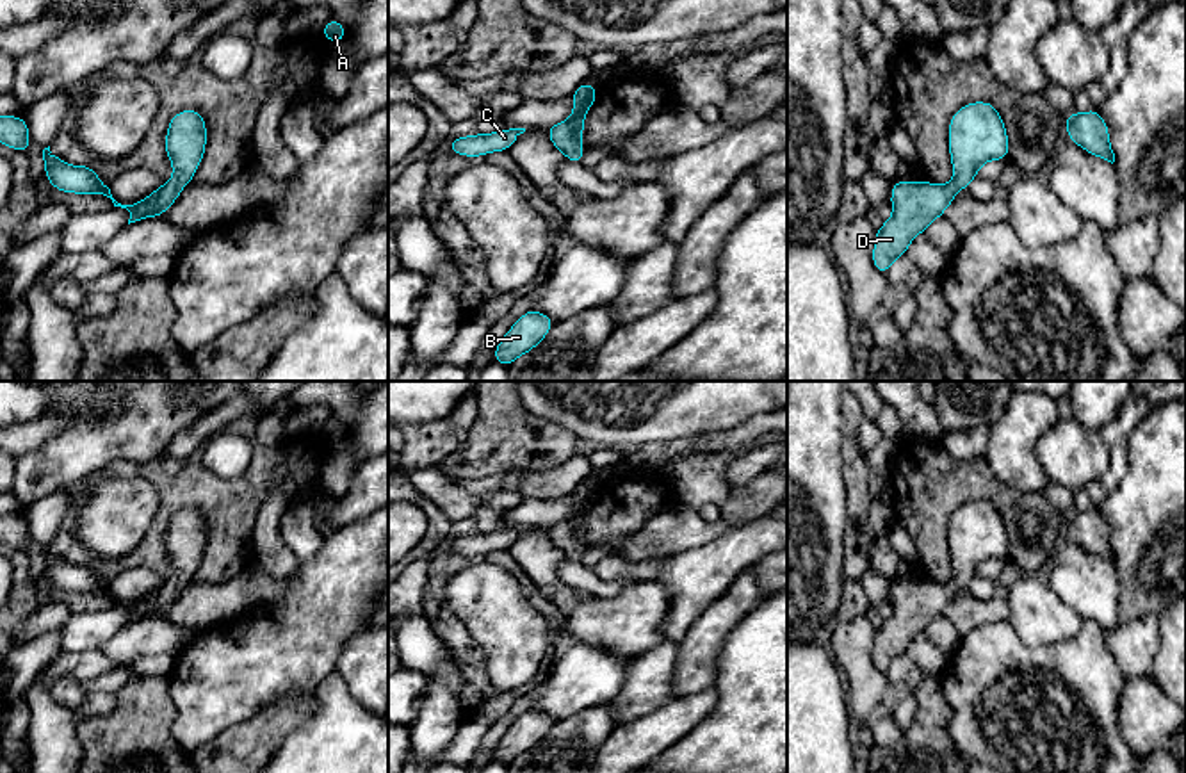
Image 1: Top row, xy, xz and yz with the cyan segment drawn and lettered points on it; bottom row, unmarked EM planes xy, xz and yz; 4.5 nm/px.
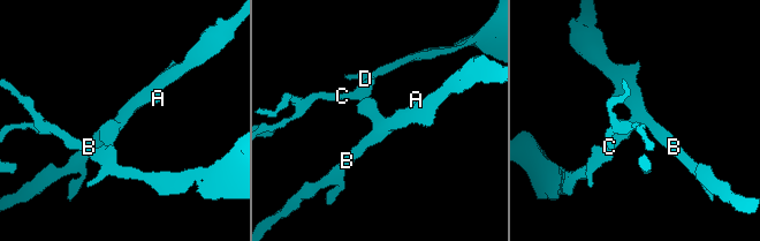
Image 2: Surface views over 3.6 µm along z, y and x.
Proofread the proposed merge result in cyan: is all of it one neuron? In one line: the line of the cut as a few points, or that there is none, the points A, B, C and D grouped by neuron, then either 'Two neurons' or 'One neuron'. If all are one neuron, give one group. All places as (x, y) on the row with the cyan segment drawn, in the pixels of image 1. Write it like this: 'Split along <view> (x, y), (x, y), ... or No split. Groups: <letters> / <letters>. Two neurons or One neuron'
No split. Groups: A B C D. One neuron

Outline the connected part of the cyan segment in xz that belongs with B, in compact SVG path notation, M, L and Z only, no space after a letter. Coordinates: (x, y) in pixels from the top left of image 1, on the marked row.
M531 308L502 337L493 351L493 360L508 367L534 349L552 328L554 321L548 315Z

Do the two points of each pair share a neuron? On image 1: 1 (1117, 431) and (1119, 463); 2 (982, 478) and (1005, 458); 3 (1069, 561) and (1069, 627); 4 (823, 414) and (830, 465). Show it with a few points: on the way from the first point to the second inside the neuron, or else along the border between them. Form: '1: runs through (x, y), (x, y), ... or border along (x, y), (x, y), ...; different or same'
1: runs through (1117, 439), (1117, 456); same
2: border along (983, 456), (991, 471), (1003, 483), (1026, 494); different
3: border along (1047, 583), (1085, 620); different
4: runs through (823, 426), (823, 453); same

